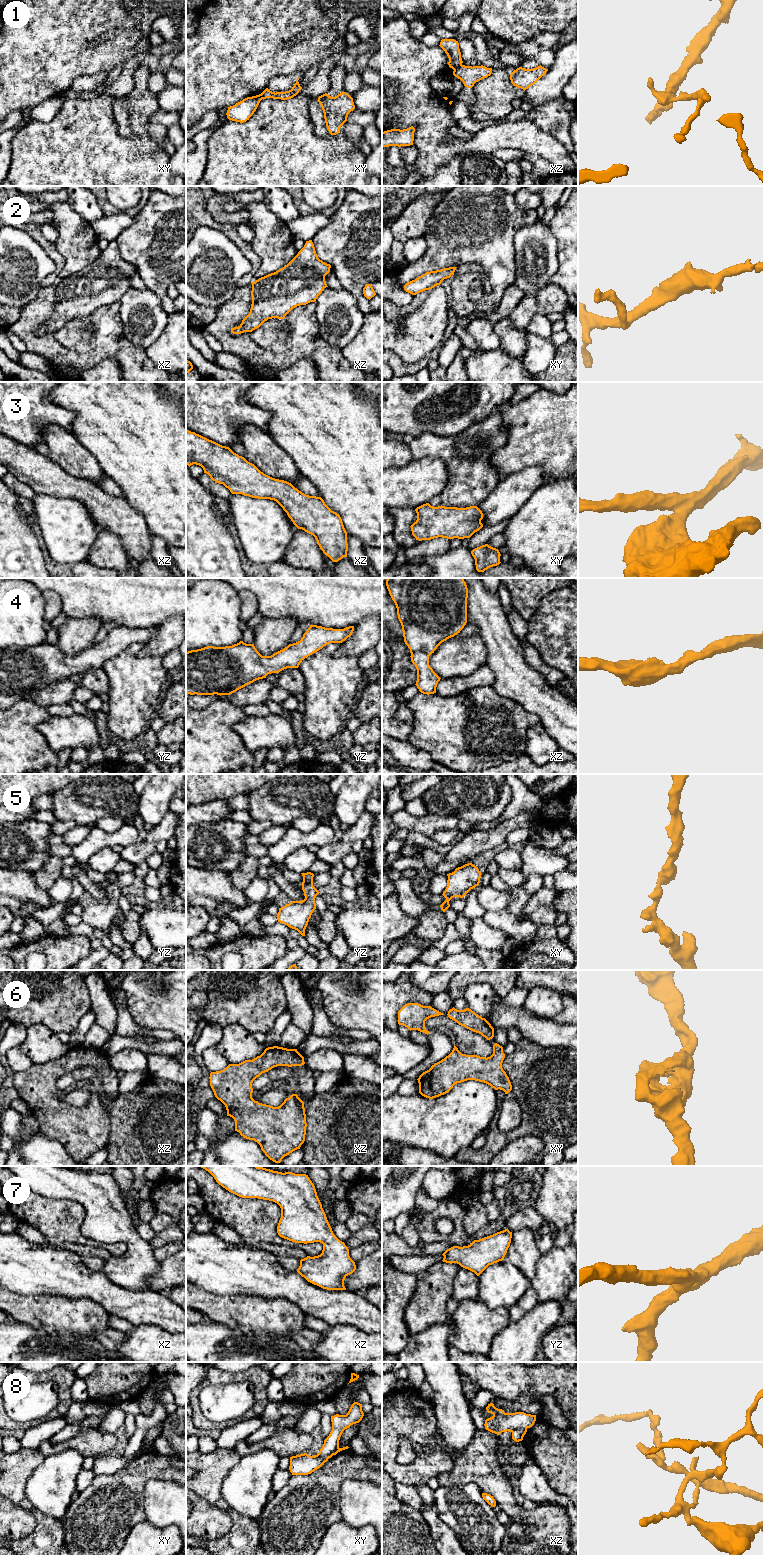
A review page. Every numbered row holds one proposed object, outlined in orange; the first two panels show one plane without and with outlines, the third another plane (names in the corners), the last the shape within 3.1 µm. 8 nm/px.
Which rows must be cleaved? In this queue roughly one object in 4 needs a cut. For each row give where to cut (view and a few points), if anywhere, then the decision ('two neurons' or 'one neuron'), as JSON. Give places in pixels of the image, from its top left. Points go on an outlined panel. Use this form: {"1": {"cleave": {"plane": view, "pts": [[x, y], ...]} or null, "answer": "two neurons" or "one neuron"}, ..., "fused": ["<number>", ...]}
{"1": {"cleave": {"plane": "xz", "pts": [[461, 64], [454, 70]]}, "answer": "two neurons"}, "2": {"cleave": null, "answer": "one neuron"}, "3": {"cleave": null, "answer": "one neuron"}, "4": {"cleave": null, "answer": "one neuron"}, "5": {"cleave": null, "answer": "one neuron"}, "6": {"cleave": null, "answer": "one neuron"}, "7": {"cleave": null, "answer": "one neuron"}, "8": {"cleave": {"plane": "xz", "pts": [[526, 1428], [517, 1428], [511, 1431]]}, "answer": "two neurons"}, "fused": ["1", "8"]}

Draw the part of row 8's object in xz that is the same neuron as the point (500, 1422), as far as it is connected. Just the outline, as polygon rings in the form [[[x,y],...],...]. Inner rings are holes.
[[[493,1403],[488,1404],[486,1410],[493,1416],[485,1420],[485,1429],[497,1435],[502,1432],[530,1428],[536,1421],[536,1415],[524,1412],[505,1413],[504,1410],[496,1408]]]

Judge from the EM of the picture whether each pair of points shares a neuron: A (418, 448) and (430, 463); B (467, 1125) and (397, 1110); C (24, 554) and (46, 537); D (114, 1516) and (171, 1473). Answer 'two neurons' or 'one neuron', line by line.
A: two neurons
B: one neuron
C: two neurons
D: one neuron

